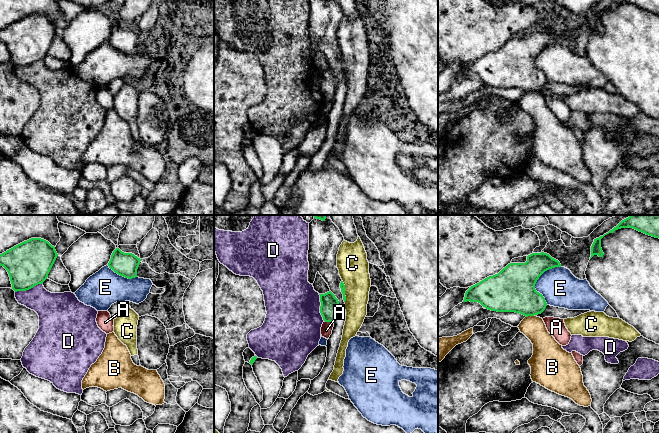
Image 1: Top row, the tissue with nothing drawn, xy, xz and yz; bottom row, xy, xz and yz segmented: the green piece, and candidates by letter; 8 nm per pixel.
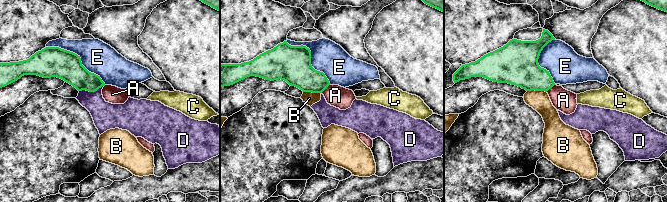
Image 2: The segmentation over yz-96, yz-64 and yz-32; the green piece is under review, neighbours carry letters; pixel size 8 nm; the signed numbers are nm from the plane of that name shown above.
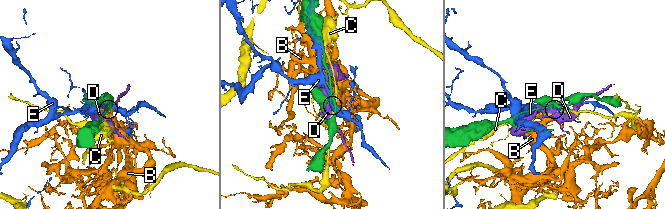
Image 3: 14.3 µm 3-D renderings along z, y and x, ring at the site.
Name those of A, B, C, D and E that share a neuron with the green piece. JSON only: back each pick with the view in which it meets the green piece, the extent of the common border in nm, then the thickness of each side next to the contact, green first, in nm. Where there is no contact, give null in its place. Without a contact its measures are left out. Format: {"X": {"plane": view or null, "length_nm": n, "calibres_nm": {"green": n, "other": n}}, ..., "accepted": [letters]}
{"accepted": []}

